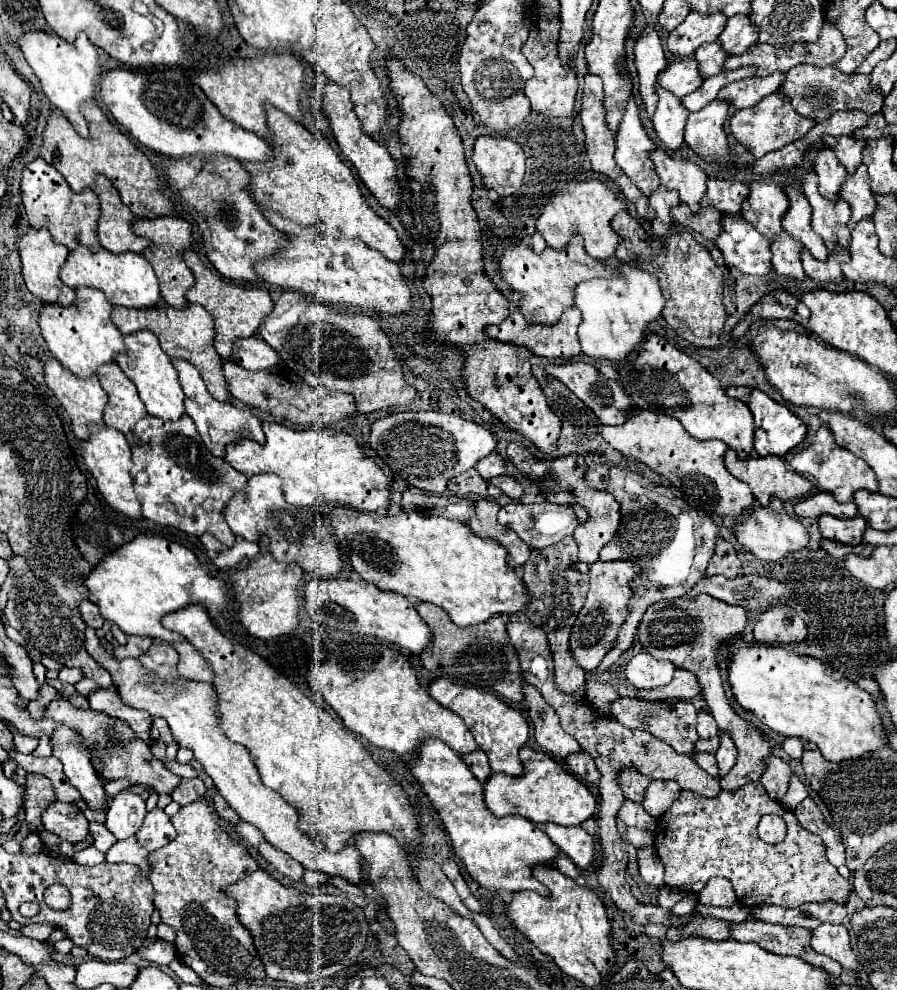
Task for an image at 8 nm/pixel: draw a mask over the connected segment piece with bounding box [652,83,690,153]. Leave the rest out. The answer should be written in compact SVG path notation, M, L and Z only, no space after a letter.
M656 83L656 95L658 95L658 105L652 117L654 129L660 141L666 145L666 149L678 153L678 149L684 145L684 125L690 111L682 105L678 97L674 97L674 93L662 89L658 83Z

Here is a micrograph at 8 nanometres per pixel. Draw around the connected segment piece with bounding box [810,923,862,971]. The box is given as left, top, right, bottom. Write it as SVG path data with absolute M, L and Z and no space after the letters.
M824 923L824 925L816 927L812 931L810 945L812 945L812 949L816 953L832 957L834 961L838 961L846 969L852 969L852 971L862 969L862 963L856 959L856 953L852 949L850 933L842 923L840 925Z

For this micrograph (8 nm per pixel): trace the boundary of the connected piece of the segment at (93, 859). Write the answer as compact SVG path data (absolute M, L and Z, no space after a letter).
M86 847L78 853L74 853L72 861L78 865L96 865L96 863L104 863L104 855L96 847Z

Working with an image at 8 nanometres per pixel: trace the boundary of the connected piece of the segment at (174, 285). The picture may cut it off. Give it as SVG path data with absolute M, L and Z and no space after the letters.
M174 215L156 217L156 219L136 217L132 221L132 229L134 229L134 233L138 237L150 239L150 247L146 247L146 251L142 255L150 261L150 265L152 265L158 281L160 281L162 299L168 305L178 307L178 309L188 305L184 293L190 289L190 285L194 285L194 275L192 275L190 269L186 269L186 263L182 261L182 251L192 245L192 225L188 221L184 221L184 219L180 219L180 217L174 217Z

